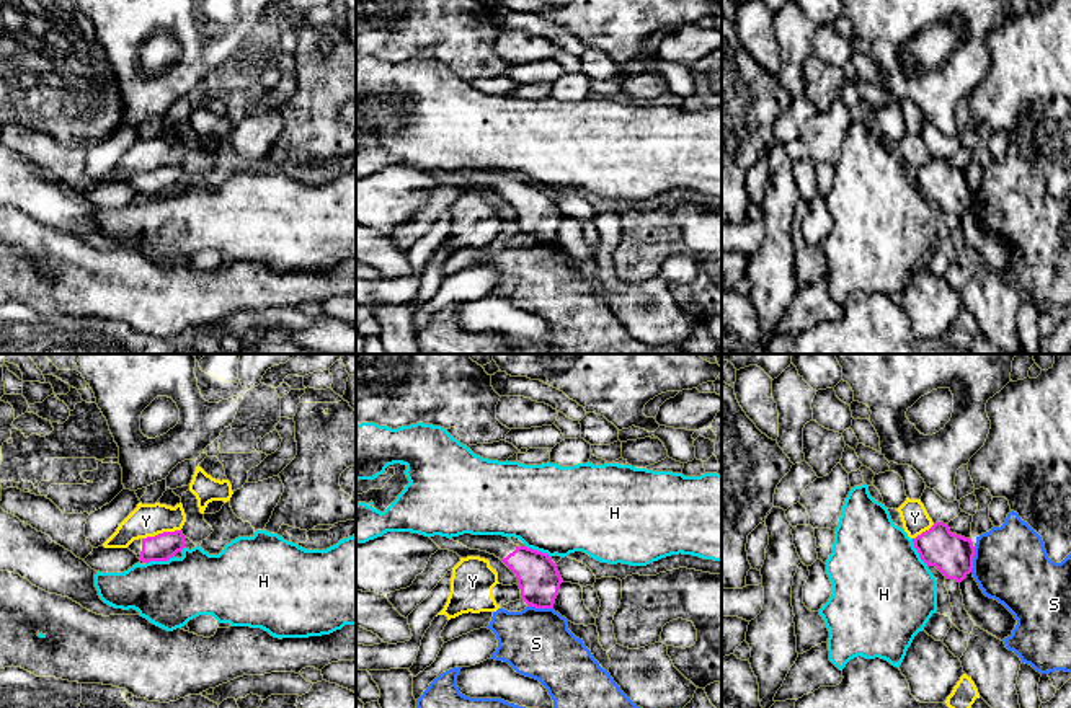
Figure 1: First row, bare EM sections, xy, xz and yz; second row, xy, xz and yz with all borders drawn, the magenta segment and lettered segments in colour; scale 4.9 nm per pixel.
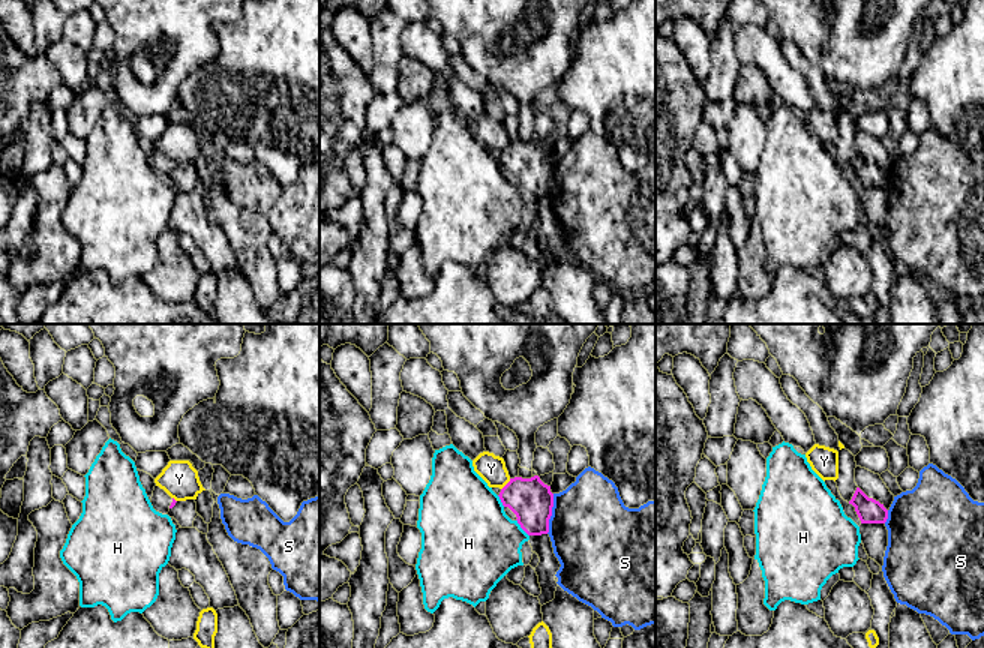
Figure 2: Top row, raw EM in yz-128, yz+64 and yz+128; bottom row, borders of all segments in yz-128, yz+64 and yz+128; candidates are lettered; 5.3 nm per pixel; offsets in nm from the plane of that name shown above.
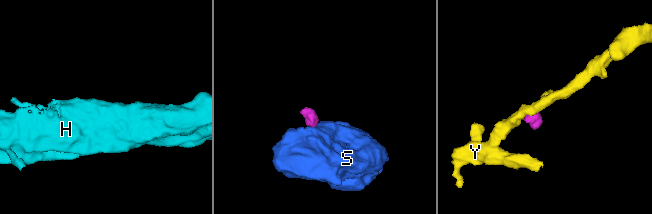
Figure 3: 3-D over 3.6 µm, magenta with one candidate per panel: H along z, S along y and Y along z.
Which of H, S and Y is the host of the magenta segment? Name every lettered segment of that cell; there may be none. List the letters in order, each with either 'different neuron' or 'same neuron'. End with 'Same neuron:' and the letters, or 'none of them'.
H: different neuron
S: different neuron
Y: different neuron
Same neuron: none of them

